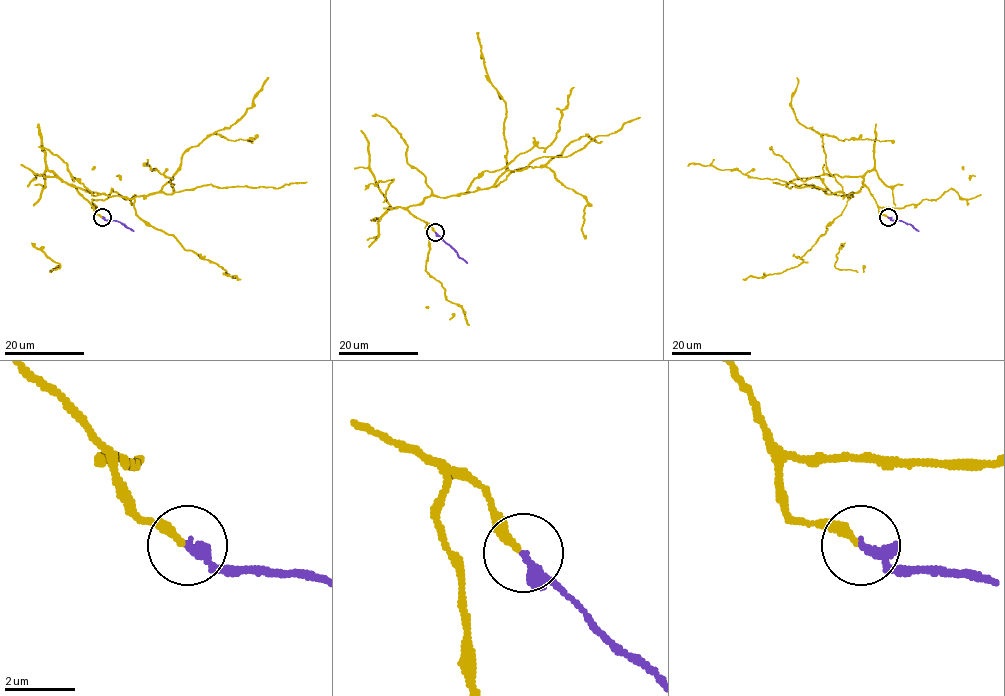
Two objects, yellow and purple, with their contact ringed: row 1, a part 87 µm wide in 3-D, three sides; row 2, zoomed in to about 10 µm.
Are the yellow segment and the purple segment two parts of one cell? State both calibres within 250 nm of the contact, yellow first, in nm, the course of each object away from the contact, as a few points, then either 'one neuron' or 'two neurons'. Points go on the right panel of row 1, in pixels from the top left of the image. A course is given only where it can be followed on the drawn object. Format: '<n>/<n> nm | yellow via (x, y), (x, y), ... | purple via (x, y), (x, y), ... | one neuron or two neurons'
240/300 nm | yellow via (887, 217), (879, 213), (864, 186), (848, 199), (842, 193), (825, 163), (822, 134), (843, 141), (894, 142) | purple via (887, 217), (910, 224), (918, 231) | one neuron

